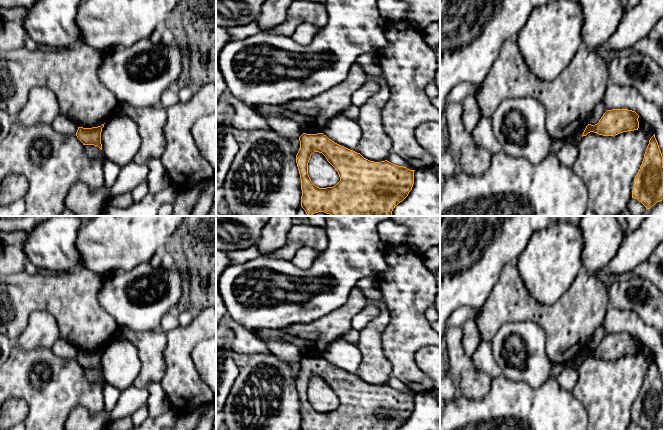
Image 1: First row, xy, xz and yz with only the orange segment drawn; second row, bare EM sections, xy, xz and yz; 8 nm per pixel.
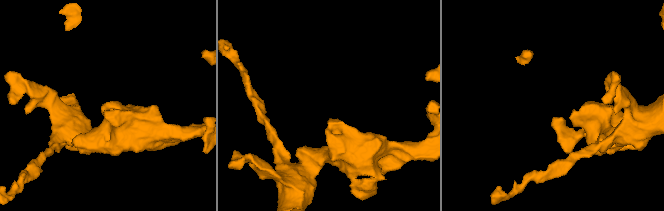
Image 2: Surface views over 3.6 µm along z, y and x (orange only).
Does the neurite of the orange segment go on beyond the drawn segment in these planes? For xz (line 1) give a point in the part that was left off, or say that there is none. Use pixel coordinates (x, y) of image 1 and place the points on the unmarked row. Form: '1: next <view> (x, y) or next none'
1: next none

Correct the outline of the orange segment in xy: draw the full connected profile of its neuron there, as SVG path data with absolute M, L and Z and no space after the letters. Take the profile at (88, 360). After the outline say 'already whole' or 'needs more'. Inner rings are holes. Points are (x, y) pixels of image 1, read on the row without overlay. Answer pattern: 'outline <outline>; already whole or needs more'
outline M104 348L92 352L78 351L76 360L83 367L83 369L98 370L102 374L101 356L103 351Z; already whole

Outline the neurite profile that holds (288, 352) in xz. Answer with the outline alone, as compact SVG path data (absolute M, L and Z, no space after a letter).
M271 339L262 341L266 343L270 353L285 362L299 362L303 358L298 347L292 343Z

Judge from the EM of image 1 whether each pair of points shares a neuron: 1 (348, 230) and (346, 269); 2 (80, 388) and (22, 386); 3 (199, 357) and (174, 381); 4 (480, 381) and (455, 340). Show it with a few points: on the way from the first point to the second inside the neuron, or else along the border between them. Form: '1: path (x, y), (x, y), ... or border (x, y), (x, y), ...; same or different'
1: path (348, 240), (348, 259); same
2: path (66, 388), (44, 388), (40, 392), (36, 389); same
3: border (201, 340), (191, 359), (205, 382); different
4: path (470, 371), (458, 359), (455, 350); same

